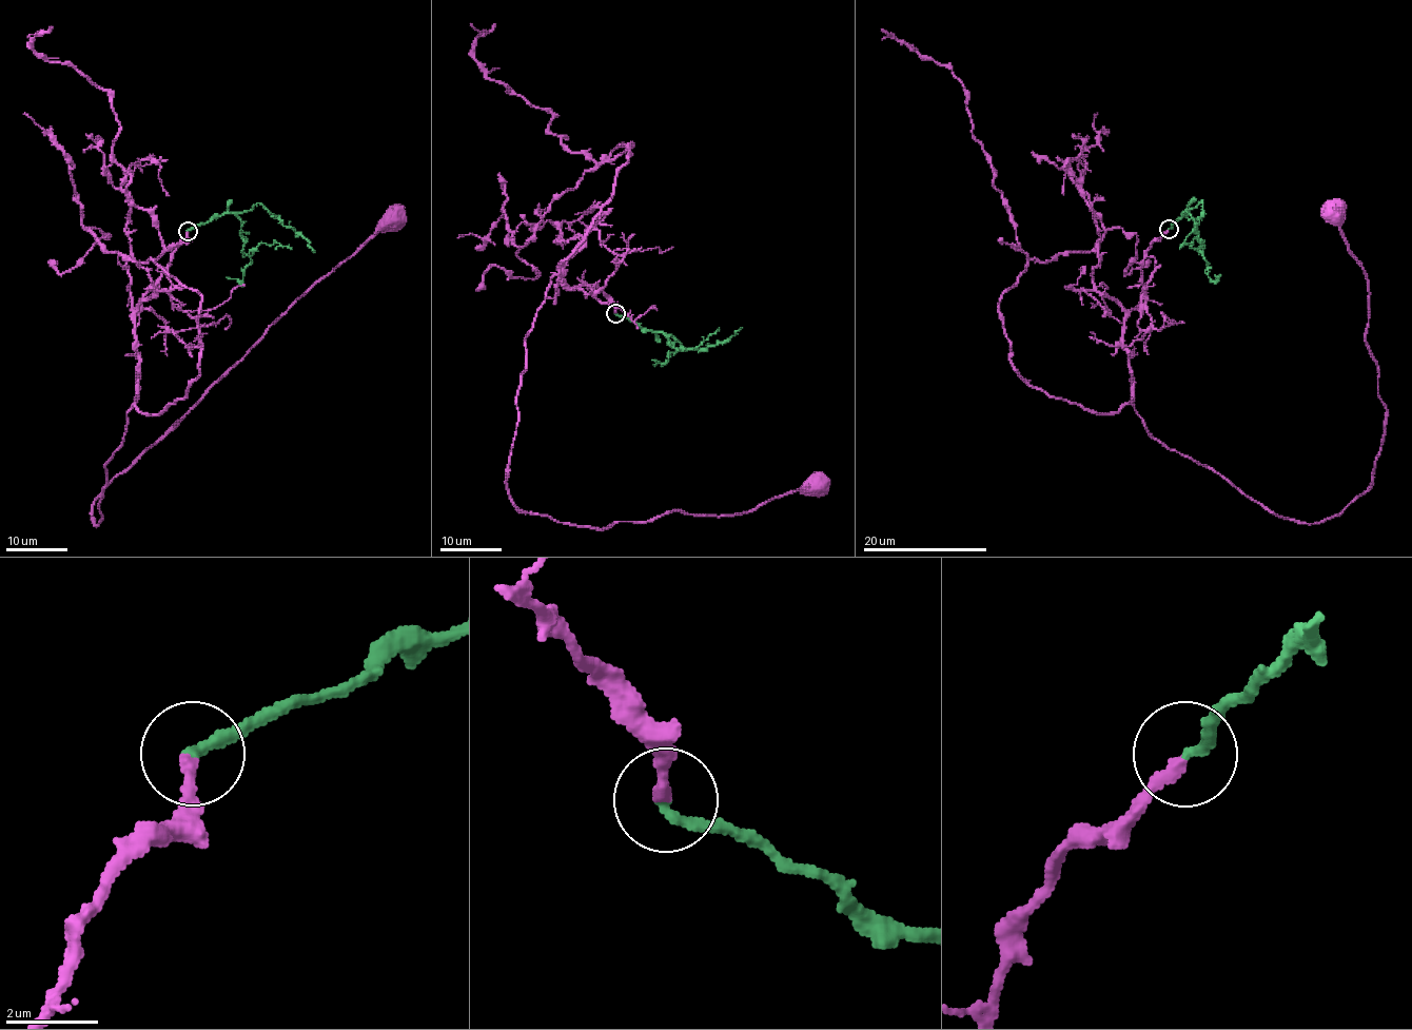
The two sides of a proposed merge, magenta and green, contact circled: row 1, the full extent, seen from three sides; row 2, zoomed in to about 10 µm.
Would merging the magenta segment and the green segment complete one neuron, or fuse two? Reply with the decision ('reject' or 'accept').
accept

